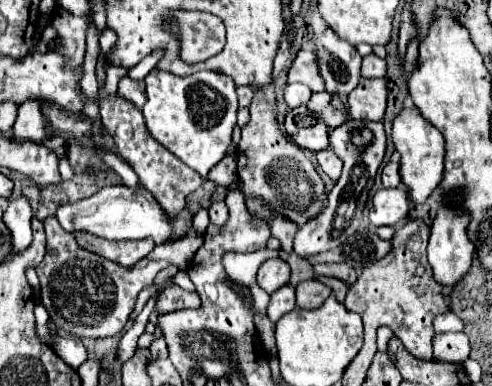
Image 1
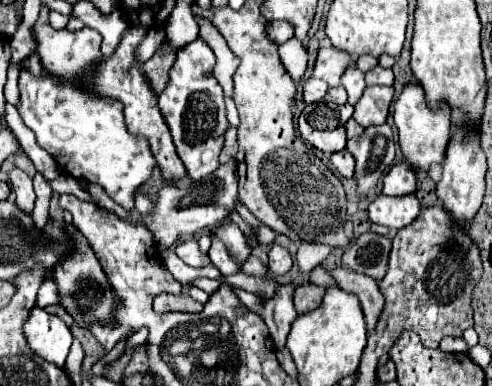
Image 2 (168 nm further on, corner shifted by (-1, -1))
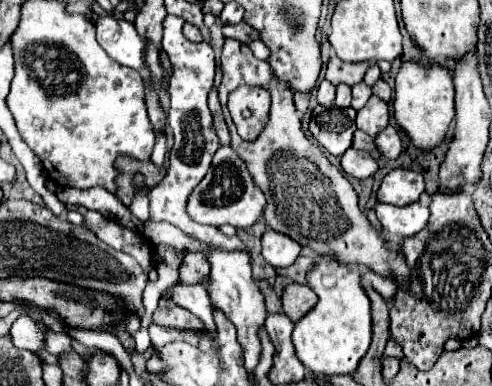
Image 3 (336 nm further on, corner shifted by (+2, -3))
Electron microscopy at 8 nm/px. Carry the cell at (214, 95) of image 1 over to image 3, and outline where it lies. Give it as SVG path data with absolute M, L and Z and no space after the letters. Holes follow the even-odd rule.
M166 16L162 22L162 28L164 28L162 48L166 50L174 70L168 86L168 94L170 94L168 126L174 132L174 146L170 150L170 166L164 176L164 182L160 182L160 186L156 186L150 192L150 218L156 222L166 220L178 226L188 236L194 236L222 250L234 250L234 248L246 250L246 246L238 238L226 238L218 228L196 224L186 214L188 194L204 178L212 162L212 156L218 150L218 136L214 132L212 112L208 108L208 92L212 90L212 82L214 82L214 50L206 42L200 42L200 44L188 42L182 36L182 26L184 26L184 20L178 16Z

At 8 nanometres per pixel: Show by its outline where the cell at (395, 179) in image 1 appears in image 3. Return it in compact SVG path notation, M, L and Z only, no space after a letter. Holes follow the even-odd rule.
M396 168L384 176L378 190L378 200L394 206L406 206L416 202L422 192L424 192L424 178L420 172Z

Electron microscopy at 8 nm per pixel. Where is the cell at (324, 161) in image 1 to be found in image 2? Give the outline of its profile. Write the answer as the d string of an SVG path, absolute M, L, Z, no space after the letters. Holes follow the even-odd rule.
M341 150L341 152L331 154L331 162L339 170L341 176L345 176L345 178L351 178L353 176L353 172L355 172L355 158L347 150Z

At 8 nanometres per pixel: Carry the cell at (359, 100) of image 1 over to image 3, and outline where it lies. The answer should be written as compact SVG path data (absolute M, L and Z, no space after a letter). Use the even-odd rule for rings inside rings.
M370 96L366 106L356 116L356 126L370 136L376 136L384 126L388 126L388 104L382 98Z

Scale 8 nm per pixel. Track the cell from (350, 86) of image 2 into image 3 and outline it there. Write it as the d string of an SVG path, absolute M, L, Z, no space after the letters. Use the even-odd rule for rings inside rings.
M366 82L354 84L352 86L352 108L354 110L360 110L368 102L370 96L372 96L372 90L370 90L370 86Z

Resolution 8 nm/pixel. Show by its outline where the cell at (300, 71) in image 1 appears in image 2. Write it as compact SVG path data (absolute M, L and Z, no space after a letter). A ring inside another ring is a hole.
M321 48L317 56L317 64L313 70L313 78L325 80L329 86L339 86L341 76L347 68L353 68L355 60L347 52L337 52L337 48Z

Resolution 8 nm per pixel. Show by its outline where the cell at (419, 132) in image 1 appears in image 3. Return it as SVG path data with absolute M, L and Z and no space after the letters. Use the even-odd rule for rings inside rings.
M404 62L394 88L394 118L400 130L406 132L410 144L416 150L434 150L446 136L448 126L454 118L454 90L452 76L442 66L422 66L416 62Z

